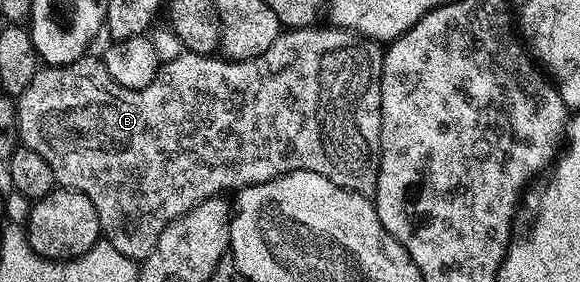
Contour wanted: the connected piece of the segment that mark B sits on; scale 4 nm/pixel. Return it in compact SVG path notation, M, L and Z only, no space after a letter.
M289 28L286 29L263 52L263 56L255 56L246 62L226 60L221 56L207 54L181 53L178 58L164 63L161 70L142 90L123 88L111 80L104 61L100 57L86 56L66 66L45 66L38 69L35 80L27 84L27 88L16 99L17 133L20 145L31 148L51 164L51 172L55 172L57 186L67 190L78 190L91 204L95 204L95 212L99 216L99 224L104 241L115 248L115 252L123 252L123 256L134 260L144 260L151 256L155 244L159 244L159 236L163 236L163 228L167 228L176 218L182 218L208 198L224 195L224 190L236 192L242 186L254 186L260 182L270 182L281 174L290 174L296 170L319 172L319 176L327 176L331 184L344 190L354 190L357 194L376 195L377 173L381 167L381 73L385 50L382 43L365 38L354 30L328 28Z

